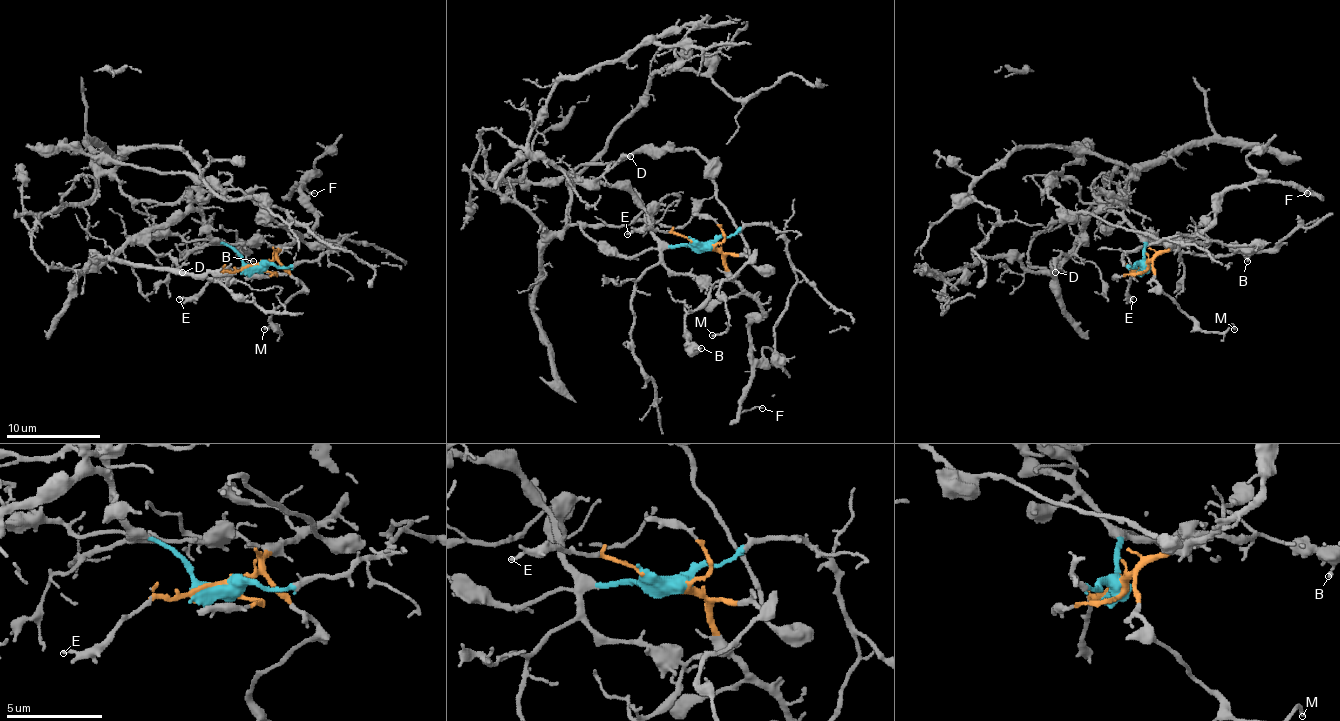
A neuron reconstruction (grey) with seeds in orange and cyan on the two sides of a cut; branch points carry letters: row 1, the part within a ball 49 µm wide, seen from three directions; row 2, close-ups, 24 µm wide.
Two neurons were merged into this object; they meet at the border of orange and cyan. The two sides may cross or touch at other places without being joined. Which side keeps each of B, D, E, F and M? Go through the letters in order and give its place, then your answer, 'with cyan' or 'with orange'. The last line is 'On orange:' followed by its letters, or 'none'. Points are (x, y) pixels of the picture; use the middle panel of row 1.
B: at (701, 348); with cyan
D: at (630, 156); with cyan
E: at (627, 234); with orange
F: at (762, 408); with orange
M: at (712, 335); with orange
On orange: E, F, M

